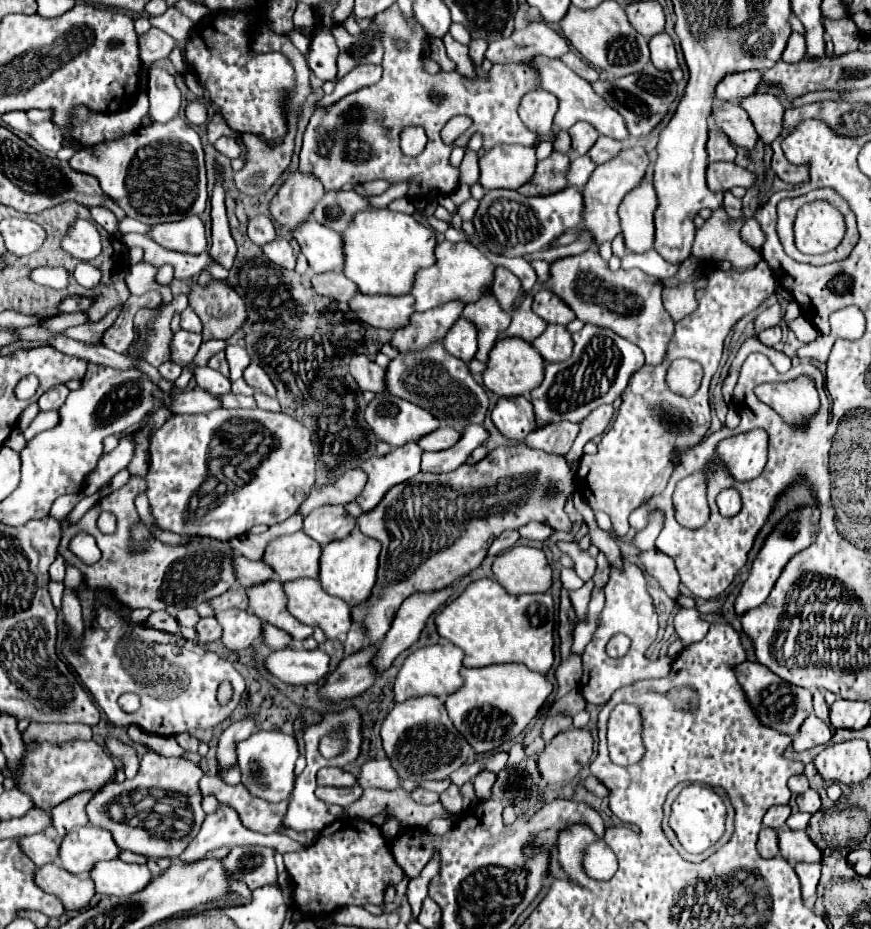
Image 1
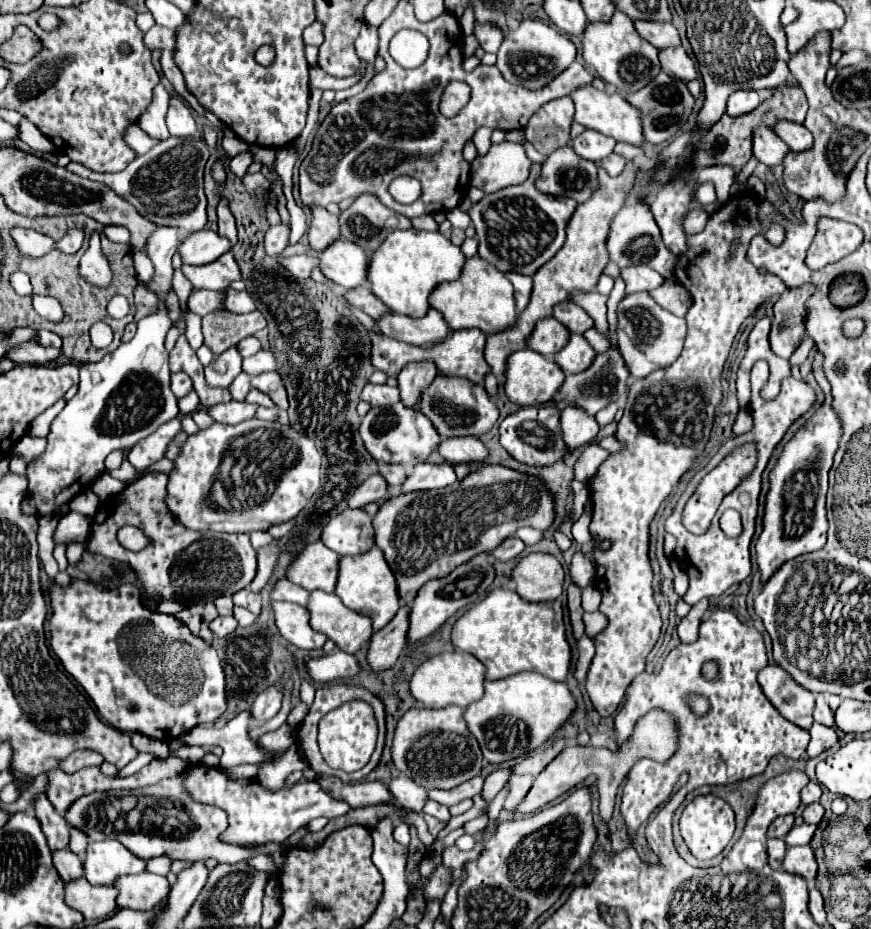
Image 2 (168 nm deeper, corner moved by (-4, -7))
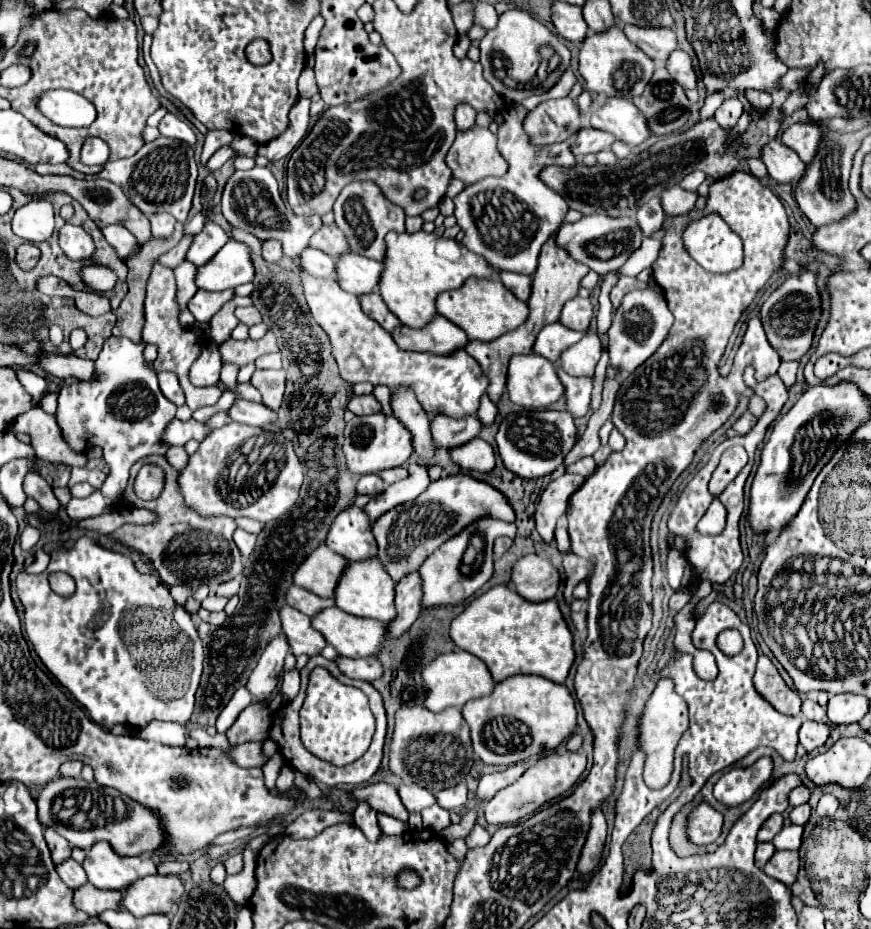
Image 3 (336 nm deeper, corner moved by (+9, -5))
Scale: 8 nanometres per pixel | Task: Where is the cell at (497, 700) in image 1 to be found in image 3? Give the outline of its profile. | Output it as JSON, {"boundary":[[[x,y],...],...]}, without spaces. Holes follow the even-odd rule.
{"boundary":[[[510,676],[486,696],[472,698],[462,706],[470,726],[474,754],[484,764],[516,764],[534,754],[554,750],[576,728],[576,706],[564,684],[540,676]]]}

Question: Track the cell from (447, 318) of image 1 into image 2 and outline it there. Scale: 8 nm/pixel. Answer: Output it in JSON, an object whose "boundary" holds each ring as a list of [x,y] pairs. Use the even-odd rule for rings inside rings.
{"boundary":[[[415,362],[415,364],[409,364],[407,368],[403,368],[403,372],[397,376],[401,402],[405,406],[417,408],[421,394],[425,392],[429,382],[433,382],[435,376],[437,376],[437,370],[429,362]]]}

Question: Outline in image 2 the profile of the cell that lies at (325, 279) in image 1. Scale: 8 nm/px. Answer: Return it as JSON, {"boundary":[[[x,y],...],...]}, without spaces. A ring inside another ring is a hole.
{"boundary":[[[365,284],[365,286],[359,286],[359,288],[355,288],[355,290],[347,290],[345,294],[345,300],[349,302],[349,304],[355,304],[357,308],[361,308],[363,312],[367,312],[375,322],[377,320],[381,320],[381,316],[385,316],[385,314],[389,314],[391,310],[371,292],[371,288]]]}

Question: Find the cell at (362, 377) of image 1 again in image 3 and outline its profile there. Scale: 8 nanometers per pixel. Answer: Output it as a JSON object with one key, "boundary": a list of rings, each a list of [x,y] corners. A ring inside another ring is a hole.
{"boundary":[[[354,394],[350,398],[350,402],[348,402],[348,410],[352,410],[358,416],[364,416],[364,414],[380,412],[382,410],[382,404],[376,400],[374,394],[362,394],[362,396],[356,396]]]}

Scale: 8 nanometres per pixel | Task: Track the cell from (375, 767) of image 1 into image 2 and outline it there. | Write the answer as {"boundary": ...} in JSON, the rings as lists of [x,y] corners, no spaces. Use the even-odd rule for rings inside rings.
{"boundary":[[[405,776],[393,778],[389,782],[389,792],[393,794],[393,798],[399,806],[405,806],[407,810],[413,810],[417,814],[421,814],[425,802],[427,802],[427,790],[417,786],[413,780],[409,780]]]}

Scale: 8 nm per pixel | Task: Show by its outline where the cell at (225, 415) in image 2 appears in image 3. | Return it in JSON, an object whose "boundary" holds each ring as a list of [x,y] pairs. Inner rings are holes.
{"boundary":[[[236,400],[228,410],[228,416],[236,422],[250,424],[250,426],[266,426],[276,420],[276,412],[272,412],[264,404],[256,404],[248,400]]]}

